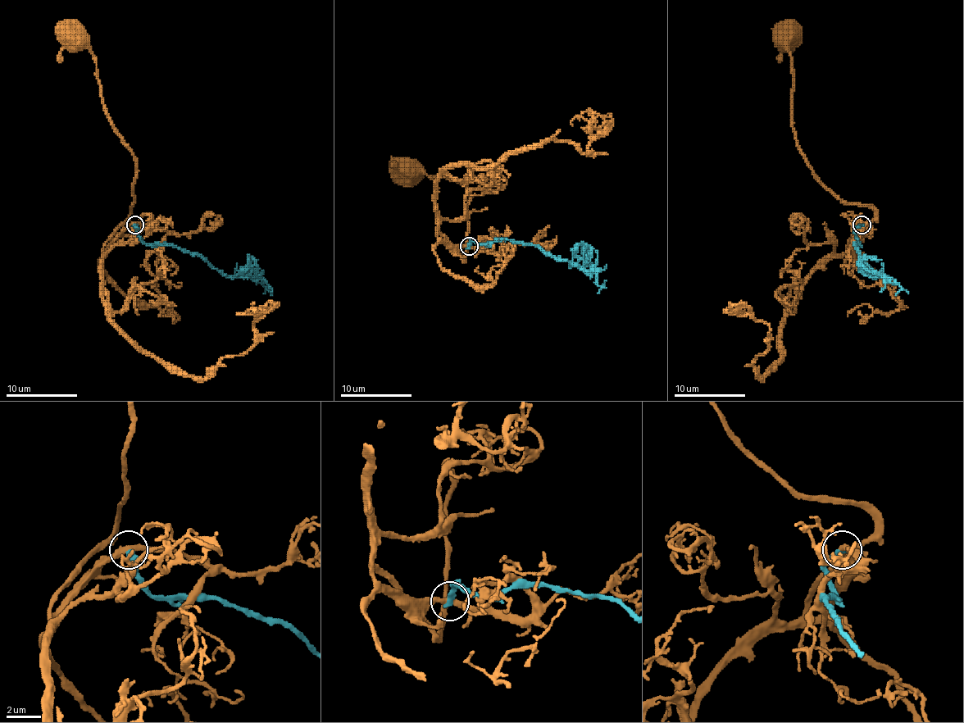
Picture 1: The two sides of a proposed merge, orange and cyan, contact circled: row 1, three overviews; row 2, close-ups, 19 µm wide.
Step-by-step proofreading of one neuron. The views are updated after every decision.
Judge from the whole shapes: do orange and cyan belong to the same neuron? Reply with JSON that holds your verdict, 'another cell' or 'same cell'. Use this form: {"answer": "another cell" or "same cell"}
{"answer": "another cell"}

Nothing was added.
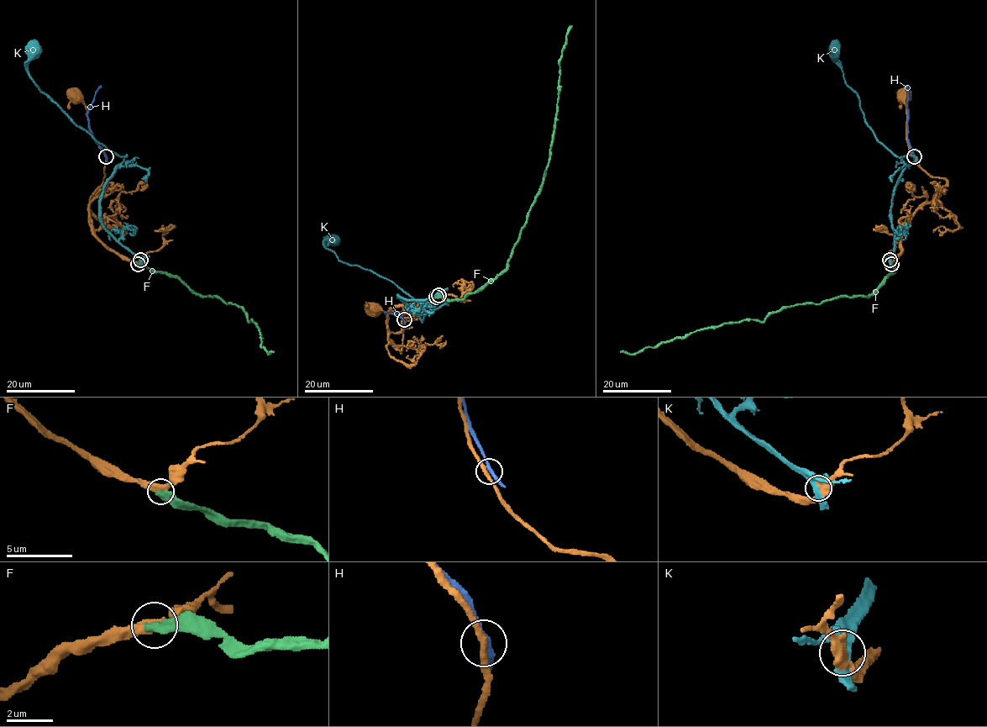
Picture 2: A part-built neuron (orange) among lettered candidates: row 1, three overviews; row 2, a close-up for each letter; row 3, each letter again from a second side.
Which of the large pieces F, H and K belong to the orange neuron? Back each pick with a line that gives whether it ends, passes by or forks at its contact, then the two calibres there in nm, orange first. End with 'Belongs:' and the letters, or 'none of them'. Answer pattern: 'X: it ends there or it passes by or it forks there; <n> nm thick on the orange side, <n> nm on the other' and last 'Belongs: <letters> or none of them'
F: it ends there; 440 nm thick on the orange side, 500 nm on the other
Belongs: F

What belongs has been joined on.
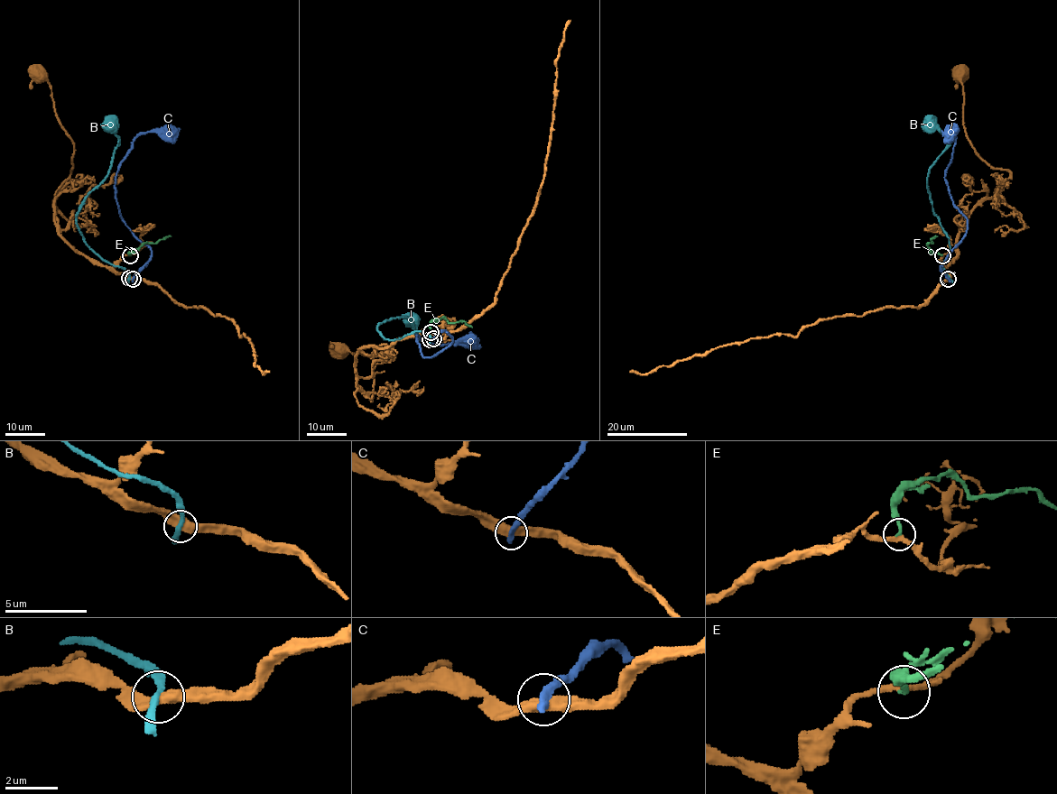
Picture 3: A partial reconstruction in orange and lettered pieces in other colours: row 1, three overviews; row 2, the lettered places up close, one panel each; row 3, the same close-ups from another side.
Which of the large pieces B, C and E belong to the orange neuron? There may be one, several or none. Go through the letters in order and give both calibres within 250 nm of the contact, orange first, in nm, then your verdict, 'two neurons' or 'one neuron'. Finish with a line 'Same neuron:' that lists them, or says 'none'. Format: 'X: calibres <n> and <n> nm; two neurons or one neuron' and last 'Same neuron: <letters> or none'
B: calibres 480 and 240 nm; two neurons
C: calibres 480 and 400 nm; two neurons
E: calibres 240 and 180 nm; two neurons
Same neuron: none

